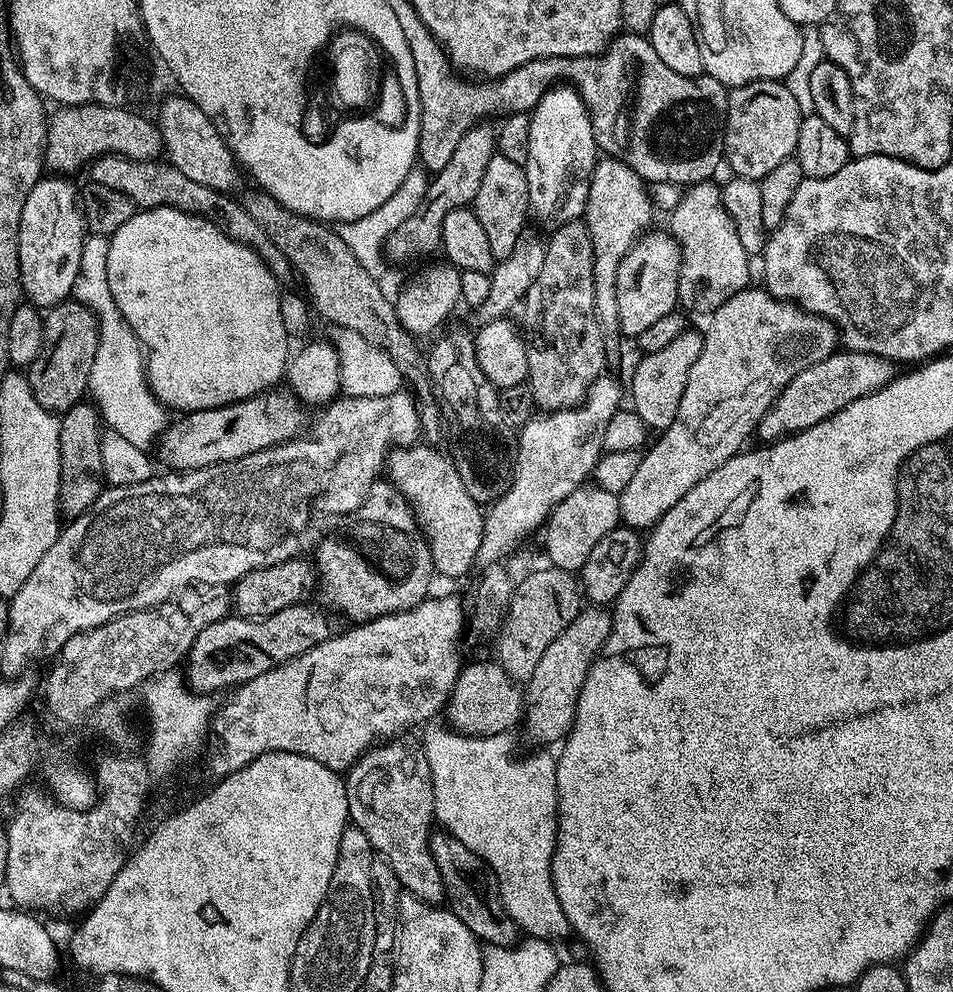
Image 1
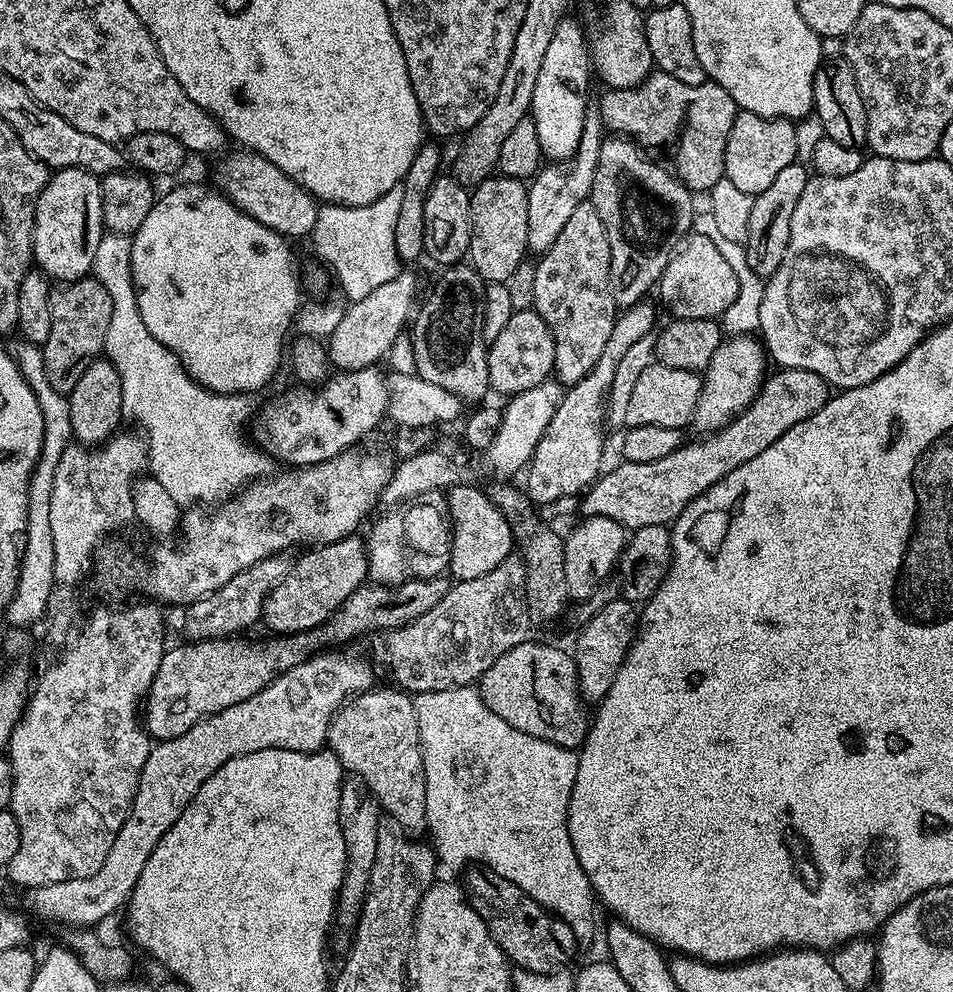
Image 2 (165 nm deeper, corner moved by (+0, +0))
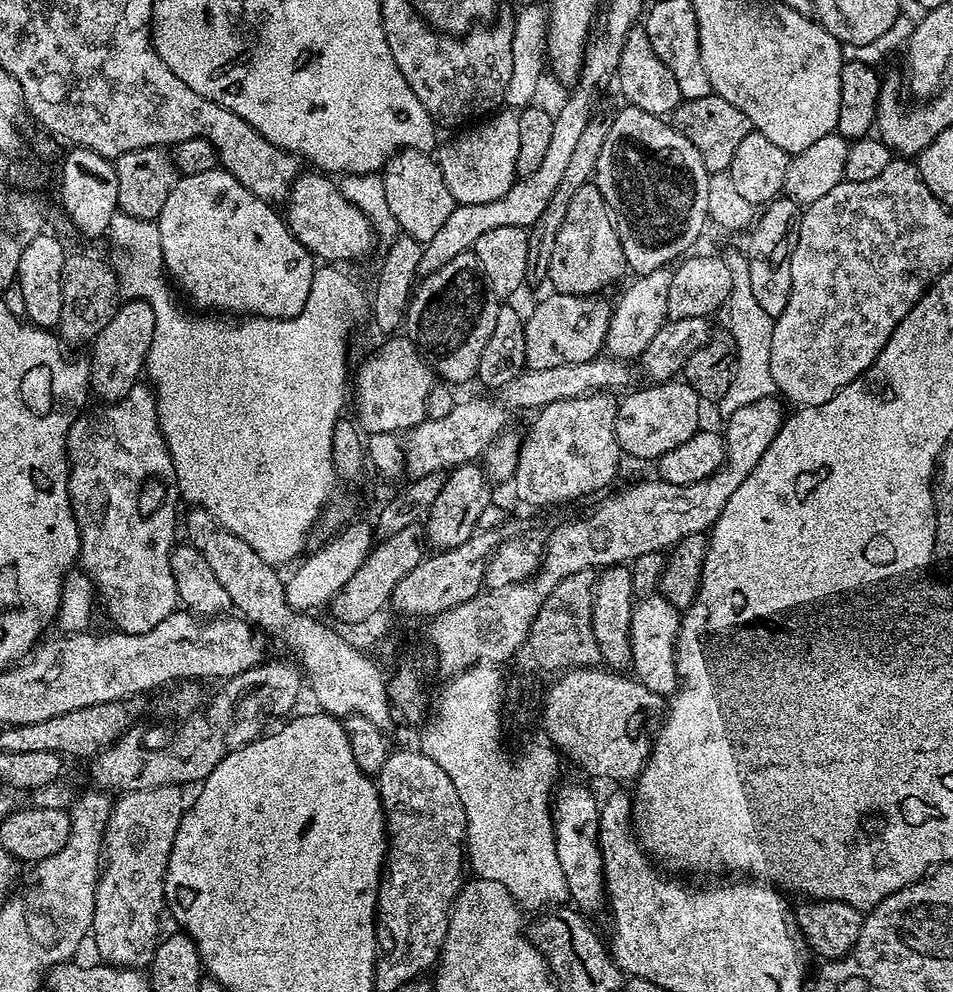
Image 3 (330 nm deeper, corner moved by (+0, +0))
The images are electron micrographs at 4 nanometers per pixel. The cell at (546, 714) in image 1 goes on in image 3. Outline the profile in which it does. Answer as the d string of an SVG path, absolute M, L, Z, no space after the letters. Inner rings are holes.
M659 594L641 596L632 605L628 654L631 675L646 690L668 698L676 690L676 635L680 629L681 609L674 607Z

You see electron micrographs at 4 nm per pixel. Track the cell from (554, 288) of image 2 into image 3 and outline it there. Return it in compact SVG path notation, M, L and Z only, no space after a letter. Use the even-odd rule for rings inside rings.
M586 183L575 191L567 207L566 218L563 218L554 238L547 283L553 284L551 287L555 291L571 296L595 296L603 293L603 288L610 287L615 280L622 279L624 272L628 271L612 212L596 183Z

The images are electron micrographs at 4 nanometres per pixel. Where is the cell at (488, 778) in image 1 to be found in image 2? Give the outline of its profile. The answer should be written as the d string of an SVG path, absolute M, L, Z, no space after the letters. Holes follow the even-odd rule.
M467 684L450 690L438 690L437 692L415 693L412 705L418 718L418 734L422 746L422 762L426 774L426 818L424 819L427 831L432 831L431 841L436 850L436 859L441 865L448 868L460 868L465 866L483 866L494 874L506 878L506 882L514 882L518 890L522 890L526 896L534 898L546 911L551 912L557 920L566 922L574 934L577 945L584 946L596 936L596 908L598 901L592 891L592 883L586 878L582 870L582 862L578 862L578 854L574 854L574 842L570 842L570 830L568 829L568 803L570 794L574 790L574 778L578 778L579 755L573 749L563 748L549 740L534 738L514 726L510 722L502 722L486 702L482 702L479 687Z

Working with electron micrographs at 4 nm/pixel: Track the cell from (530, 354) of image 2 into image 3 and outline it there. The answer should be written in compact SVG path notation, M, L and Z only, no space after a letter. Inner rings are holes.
M553 291L532 313L527 313L526 326L526 365L534 370L551 370L554 366L570 366L578 362L597 359L604 352L606 334L612 318L613 305L595 296L571 296L565 292Z

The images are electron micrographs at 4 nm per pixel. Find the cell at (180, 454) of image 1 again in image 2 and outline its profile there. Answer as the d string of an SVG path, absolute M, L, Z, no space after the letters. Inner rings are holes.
M373 366L353 372L337 371L329 375L319 386L296 386L293 392L284 392L277 400L272 400L255 417L255 443L284 466L307 468L310 464L321 464L338 454L349 451L363 436L368 436L385 419L388 411L388 382L385 373Z

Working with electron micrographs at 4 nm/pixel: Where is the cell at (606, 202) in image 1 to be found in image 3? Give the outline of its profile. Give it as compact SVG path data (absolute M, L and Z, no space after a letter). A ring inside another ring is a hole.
M624 106L620 113L612 116L610 132L598 154L594 182L612 212L623 254L635 275L645 276L653 270L675 263L699 238L704 224L708 222L708 177L701 154L667 119L646 114L646 110L631 106Z

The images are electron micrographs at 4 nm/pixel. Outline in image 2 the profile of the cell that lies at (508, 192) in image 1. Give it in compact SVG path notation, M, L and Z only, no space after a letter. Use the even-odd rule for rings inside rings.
M493 174L470 192L470 246L467 259L470 267L488 284L507 282L510 274L525 263L529 255L527 244L528 184L518 178Z

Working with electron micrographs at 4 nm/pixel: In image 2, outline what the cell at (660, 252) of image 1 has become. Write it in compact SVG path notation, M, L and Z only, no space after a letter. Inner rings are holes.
M648 303L632 305L617 315L614 330L610 330L610 338L606 341L598 362L594 362L594 370L590 370L590 374L586 374L586 378L582 378L577 384L571 385L565 391L558 410L554 410L554 418L550 418L550 426L546 426L526 469L526 477L528 476L526 491L528 499L533 504L547 506L550 502L554 502L554 498L577 497L595 484L601 475L606 409L614 374L618 374L618 365L629 352L630 346L634 346L634 342L642 338L653 335L657 327L657 305Z

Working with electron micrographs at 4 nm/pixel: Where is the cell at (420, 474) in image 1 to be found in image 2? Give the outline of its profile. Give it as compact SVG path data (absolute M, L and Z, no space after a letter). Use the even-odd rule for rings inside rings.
M471 483L447 489L446 511L452 526L452 557L448 563L448 572L453 581L482 578L513 555L514 541L512 527L498 510L487 491L479 492Z

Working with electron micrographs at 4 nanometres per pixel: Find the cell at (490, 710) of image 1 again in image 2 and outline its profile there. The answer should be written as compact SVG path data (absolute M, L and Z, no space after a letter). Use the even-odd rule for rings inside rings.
M529 638L523 644L514 646L514 650L506 650L486 674L478 681L480 697L502 722L510 722L518 730L530 734L534 738L542 738L554 742L563 748L579 749L588 737L590 727L590 712L580 695L580 683L576 677L576 662L571 651L563 652L552 644L535 644L535 639Z

